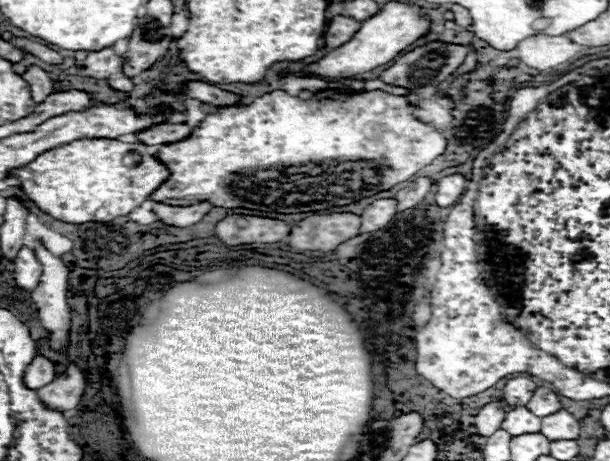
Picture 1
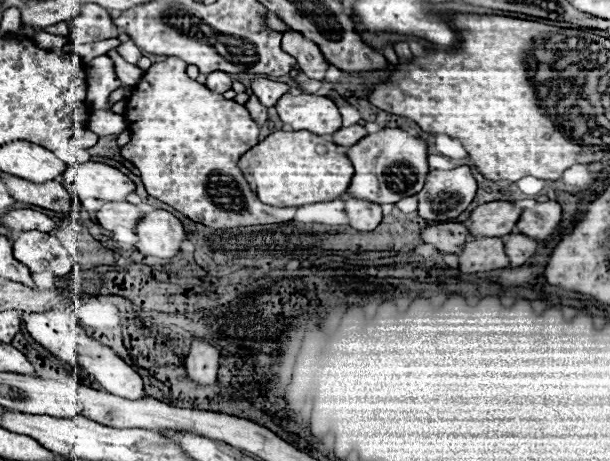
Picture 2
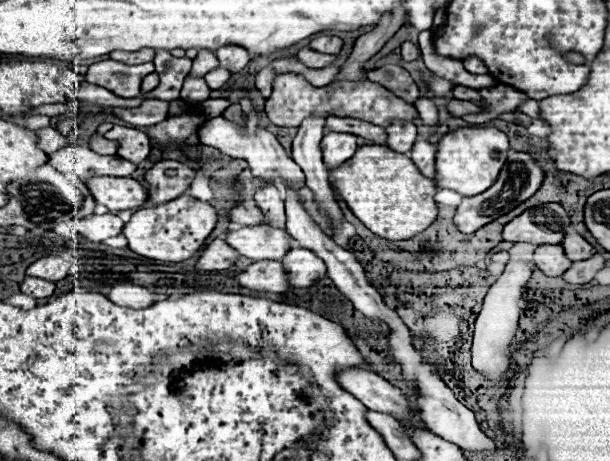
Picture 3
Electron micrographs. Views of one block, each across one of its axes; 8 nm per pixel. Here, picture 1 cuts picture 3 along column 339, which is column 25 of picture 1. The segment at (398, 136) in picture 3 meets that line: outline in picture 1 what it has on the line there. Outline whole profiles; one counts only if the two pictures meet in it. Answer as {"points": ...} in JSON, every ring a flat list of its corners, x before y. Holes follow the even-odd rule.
{"points":[[160,124,152,126,144,132,138,132,138,142,124,140,106,140,106,138,86,138,70,142,68,146,58,146,56,150,48,150,48,154,40,154,28,166,14,170,12,176,22,180,24,194,38,204,38,208,50,214,56,220,64,220,68,224,84,224,84,222,110,222,118,216,128,216,134,208,138,208,166,178,170,178,170,170,156,160,154,154,146,152,146,146,160,146,184,140,190,136,194,128,188,124]]}

